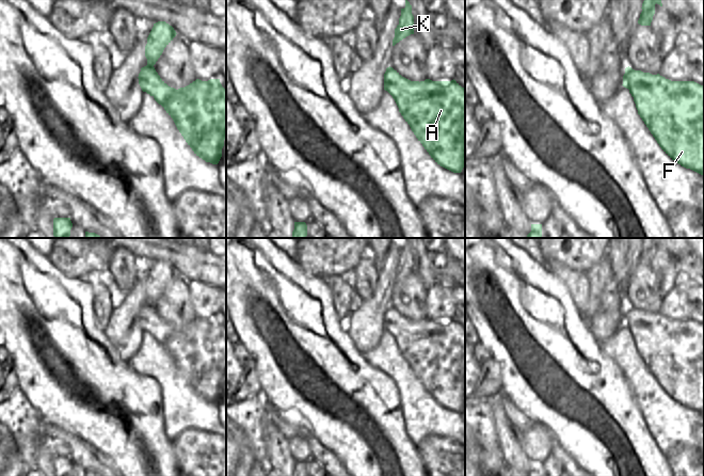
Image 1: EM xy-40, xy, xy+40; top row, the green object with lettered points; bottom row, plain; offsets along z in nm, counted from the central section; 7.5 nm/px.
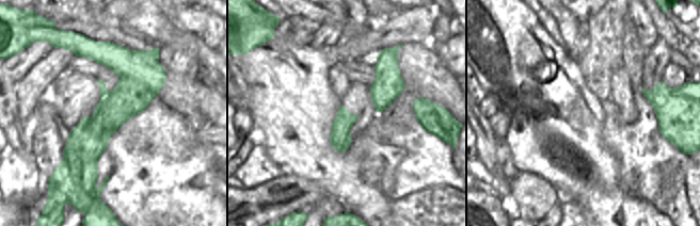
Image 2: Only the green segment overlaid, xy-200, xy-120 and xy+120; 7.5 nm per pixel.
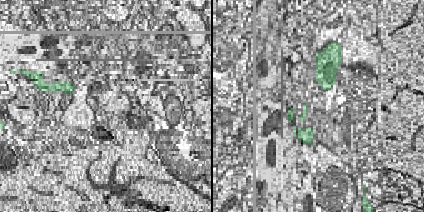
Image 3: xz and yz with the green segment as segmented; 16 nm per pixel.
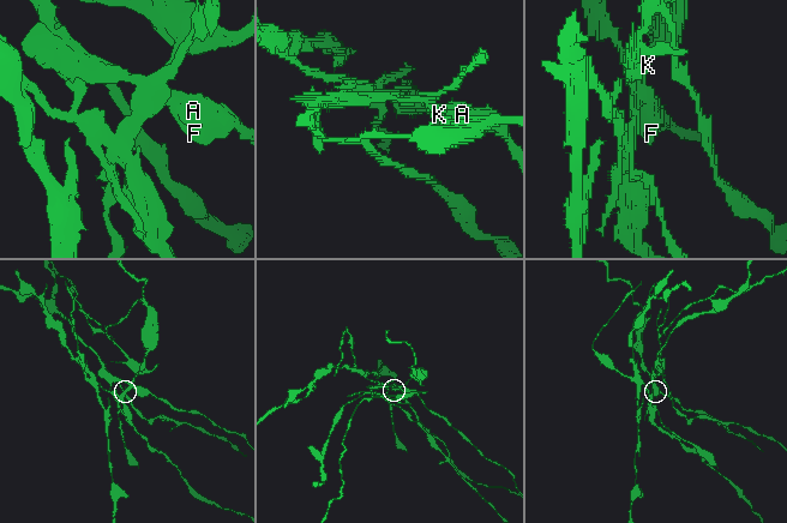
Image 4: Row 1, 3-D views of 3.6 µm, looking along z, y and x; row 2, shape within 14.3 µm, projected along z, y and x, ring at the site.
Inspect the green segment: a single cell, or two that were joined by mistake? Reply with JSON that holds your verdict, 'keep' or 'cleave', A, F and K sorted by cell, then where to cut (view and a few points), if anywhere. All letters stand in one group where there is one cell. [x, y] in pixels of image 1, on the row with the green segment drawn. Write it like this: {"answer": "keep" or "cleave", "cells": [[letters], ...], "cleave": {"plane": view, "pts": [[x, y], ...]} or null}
{"answer": "cleave", "cells": [["A", "F"], ["K"]], "cleave": {"plane": "xy+40", "pts": [[666, 79], [653, 82], [649, 86], [636, 86], [629, 90]]}}

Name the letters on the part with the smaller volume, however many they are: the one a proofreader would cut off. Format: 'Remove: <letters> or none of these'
Remove: A, F

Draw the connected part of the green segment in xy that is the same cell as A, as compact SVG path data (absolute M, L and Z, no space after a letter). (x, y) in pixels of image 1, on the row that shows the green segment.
M426 79L413 83L411 88L391 90L388 93L431 158L447 170L461 173L465 166L465 89L454 79L451 81Z

